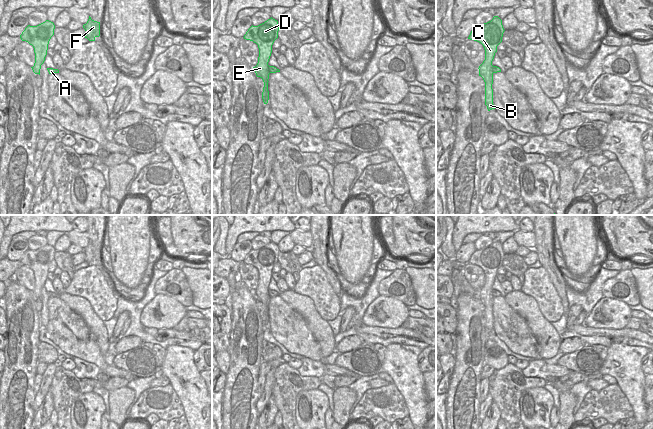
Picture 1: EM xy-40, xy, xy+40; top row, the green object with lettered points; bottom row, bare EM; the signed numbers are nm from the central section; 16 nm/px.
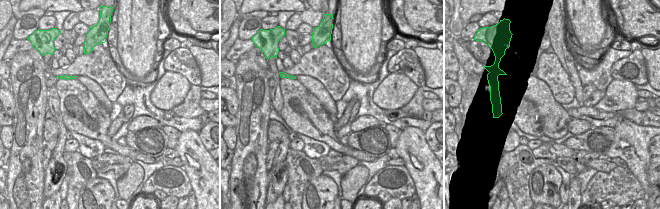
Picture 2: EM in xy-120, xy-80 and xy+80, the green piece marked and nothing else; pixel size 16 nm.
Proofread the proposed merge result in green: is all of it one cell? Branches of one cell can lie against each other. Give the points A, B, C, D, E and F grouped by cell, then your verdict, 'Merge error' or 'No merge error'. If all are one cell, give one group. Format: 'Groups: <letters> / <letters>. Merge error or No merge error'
Groups: A F / B C D E. Merge error.

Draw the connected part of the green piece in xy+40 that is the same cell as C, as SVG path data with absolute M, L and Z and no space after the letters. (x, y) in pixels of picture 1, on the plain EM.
M494 240L491 245L476 250L468 261L470 264L481 267L485 274L485 284L478 293L479 300L485 306L485 329L488 335L495 333L492 313L494 297L492 295L492 285L497 276L497 270L502 266L504 255L502 244L498 240Z

